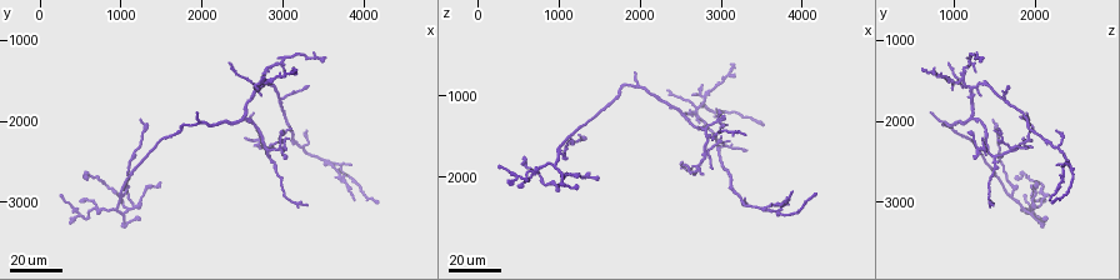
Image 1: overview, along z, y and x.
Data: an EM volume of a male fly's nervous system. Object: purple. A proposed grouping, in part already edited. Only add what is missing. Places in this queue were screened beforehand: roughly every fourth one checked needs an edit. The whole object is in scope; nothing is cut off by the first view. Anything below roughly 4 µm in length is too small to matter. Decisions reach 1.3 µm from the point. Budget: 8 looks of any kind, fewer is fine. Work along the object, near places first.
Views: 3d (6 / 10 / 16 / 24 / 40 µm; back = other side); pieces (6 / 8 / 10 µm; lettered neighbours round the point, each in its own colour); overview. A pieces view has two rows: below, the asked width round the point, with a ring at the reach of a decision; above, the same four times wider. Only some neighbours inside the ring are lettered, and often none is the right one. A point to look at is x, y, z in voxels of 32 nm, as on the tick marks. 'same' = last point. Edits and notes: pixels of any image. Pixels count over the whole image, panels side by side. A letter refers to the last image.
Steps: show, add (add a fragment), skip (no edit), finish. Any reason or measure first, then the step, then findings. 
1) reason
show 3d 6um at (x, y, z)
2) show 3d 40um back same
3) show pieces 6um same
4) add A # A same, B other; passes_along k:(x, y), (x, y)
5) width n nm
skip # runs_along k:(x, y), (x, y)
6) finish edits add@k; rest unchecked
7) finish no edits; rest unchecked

show 3d 24um at (1950, 1900, 700)

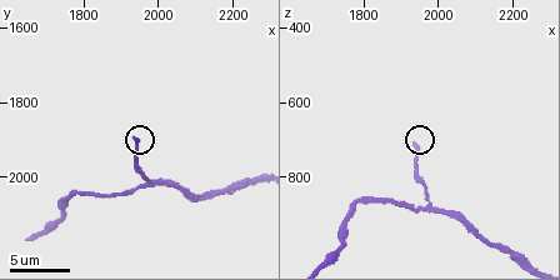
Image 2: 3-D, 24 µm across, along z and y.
show pieces 8um at (1940, 1890, 720)

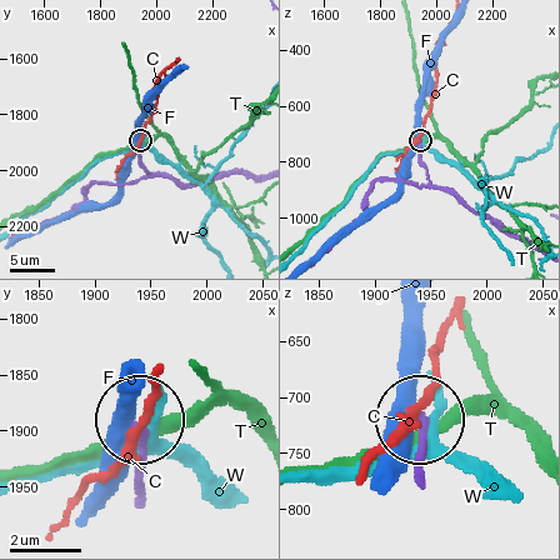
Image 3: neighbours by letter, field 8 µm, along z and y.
skip # C other, F other, T other, W other; runs_along 3:(141, 491), (141, 431); none of them fits

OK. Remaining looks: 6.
branch stops here
show 3d 40um at (3150, 1400, 700)

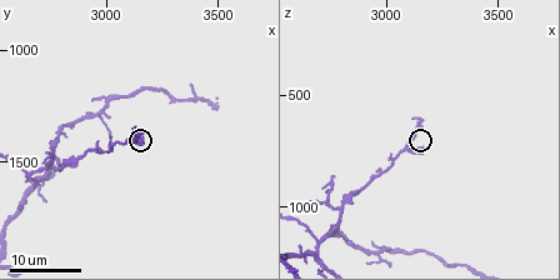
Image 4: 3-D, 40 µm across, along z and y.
see the neighbours
show pieces 10um at (3160, 1390, 740)

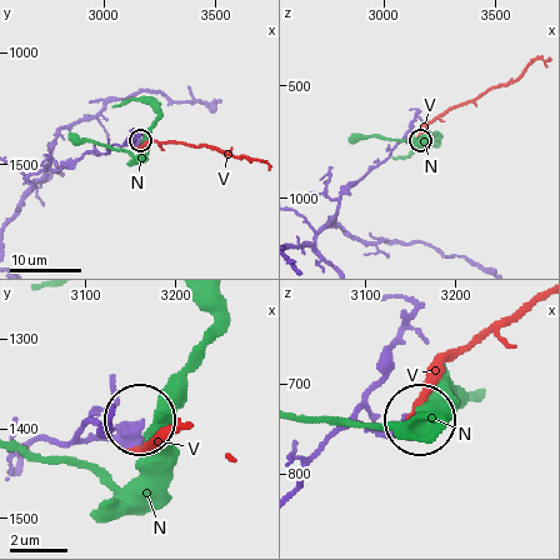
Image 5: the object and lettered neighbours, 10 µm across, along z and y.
skip # N other, V other; none of them fits

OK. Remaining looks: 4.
tapers out
show 3d 40um at (3300, 2100, 2250)

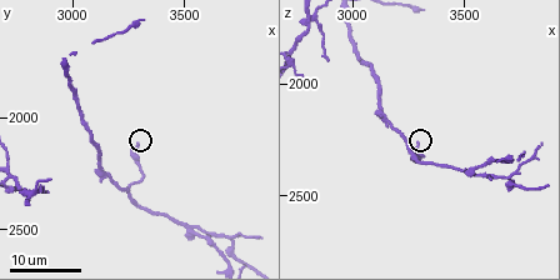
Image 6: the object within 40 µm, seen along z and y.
see the neighbours
show pieces 6um at (3280, 2130, 2260)

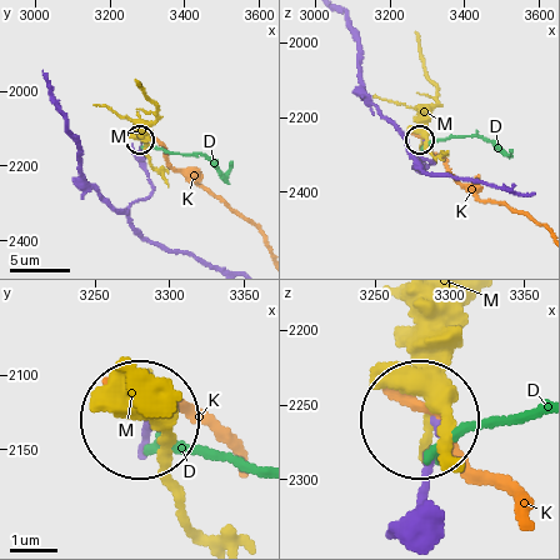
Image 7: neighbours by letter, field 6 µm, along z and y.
width 130 nm
skip # D other, K other, M other; none of them fits

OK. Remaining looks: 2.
end of a long branch
show 3d 24um at (2500, 2000, 1850)

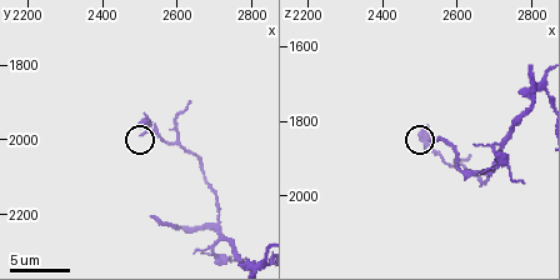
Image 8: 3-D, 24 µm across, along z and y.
show pieces 6um at (2520, 1950, 1810)

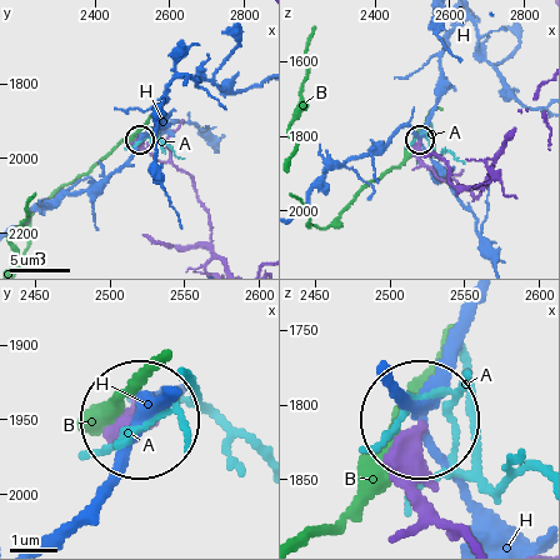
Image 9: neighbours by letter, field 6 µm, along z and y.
skip # A other, B other, H other; runs_along 9:(464, 536), (420, 488), (416, 420); none of them fits

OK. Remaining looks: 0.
finish no edits; rest unchecked

